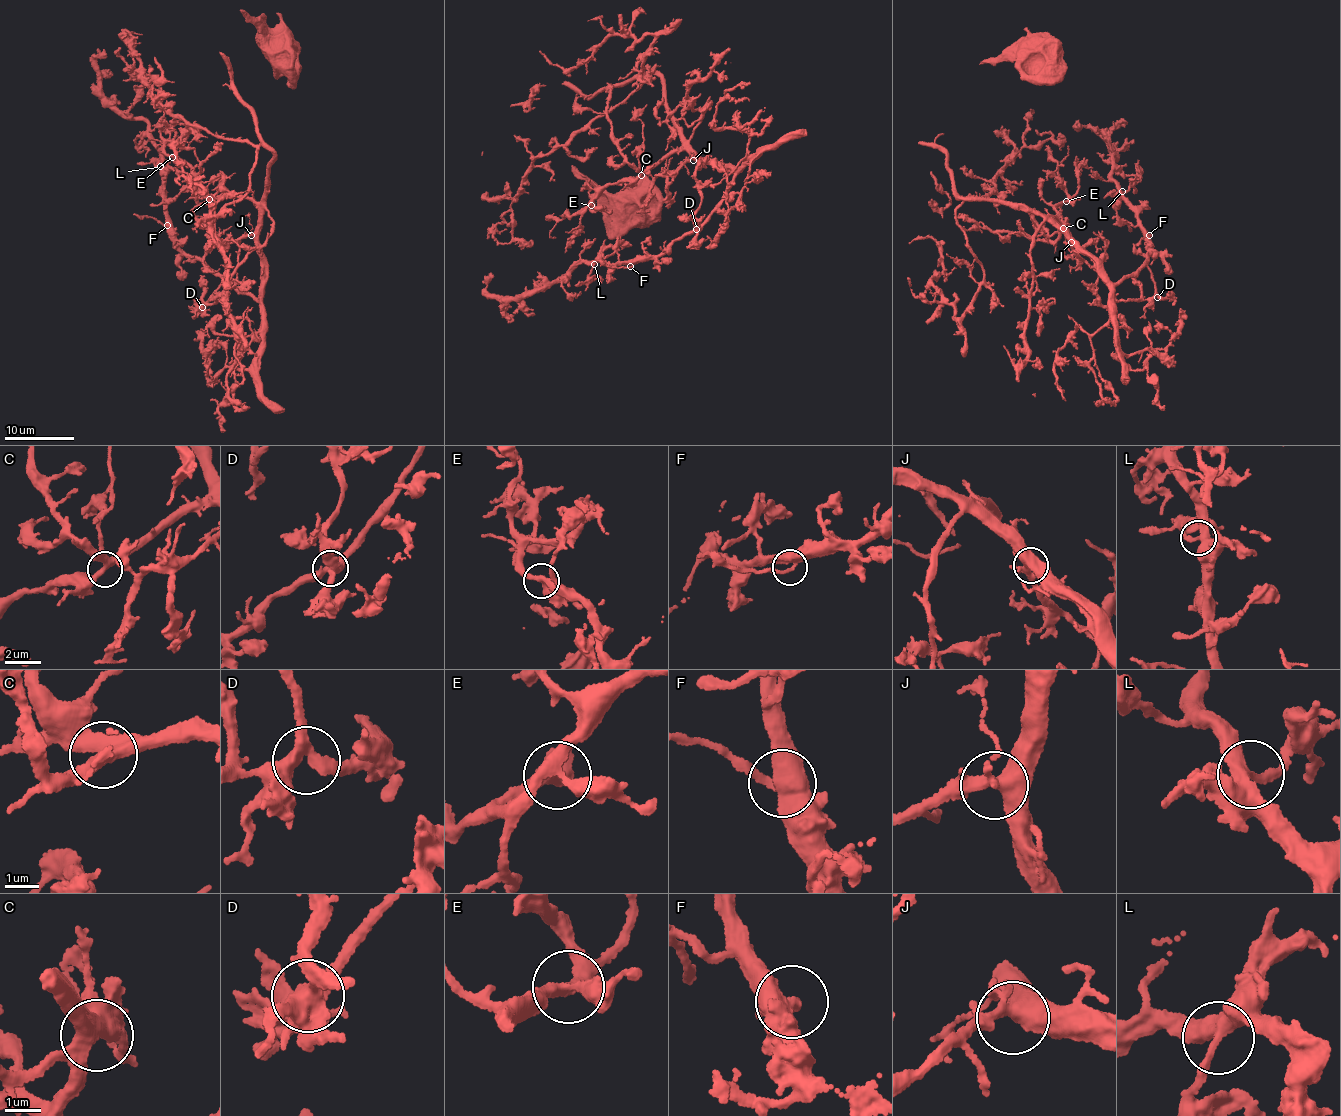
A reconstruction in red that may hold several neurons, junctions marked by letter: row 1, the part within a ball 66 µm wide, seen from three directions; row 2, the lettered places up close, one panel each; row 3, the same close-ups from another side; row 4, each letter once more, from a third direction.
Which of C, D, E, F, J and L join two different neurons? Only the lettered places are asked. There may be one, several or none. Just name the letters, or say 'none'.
none

